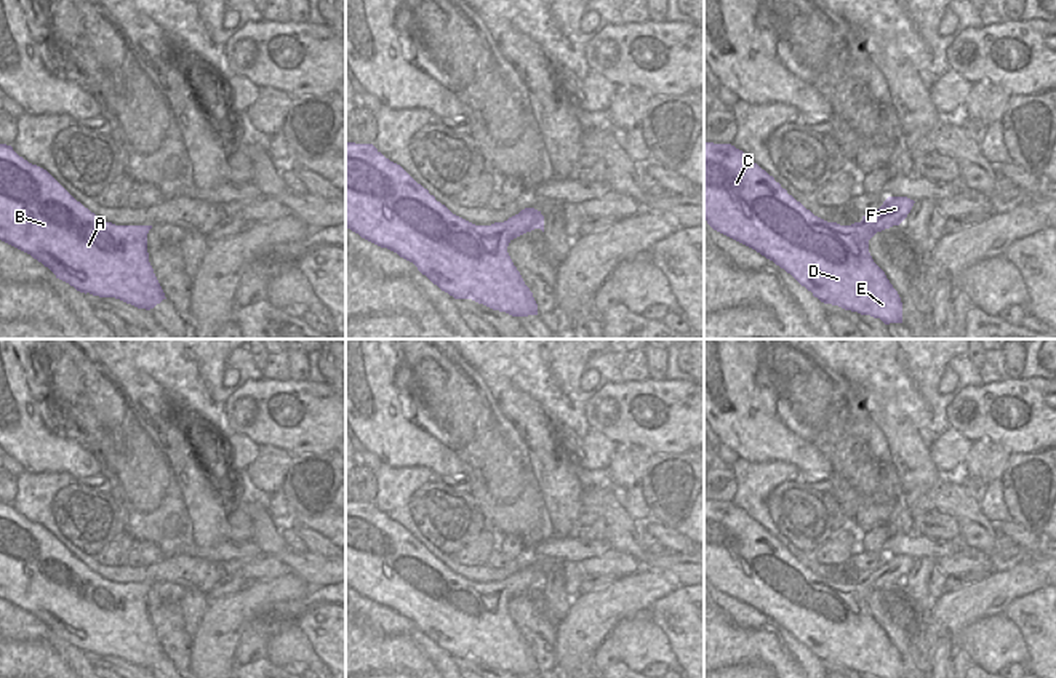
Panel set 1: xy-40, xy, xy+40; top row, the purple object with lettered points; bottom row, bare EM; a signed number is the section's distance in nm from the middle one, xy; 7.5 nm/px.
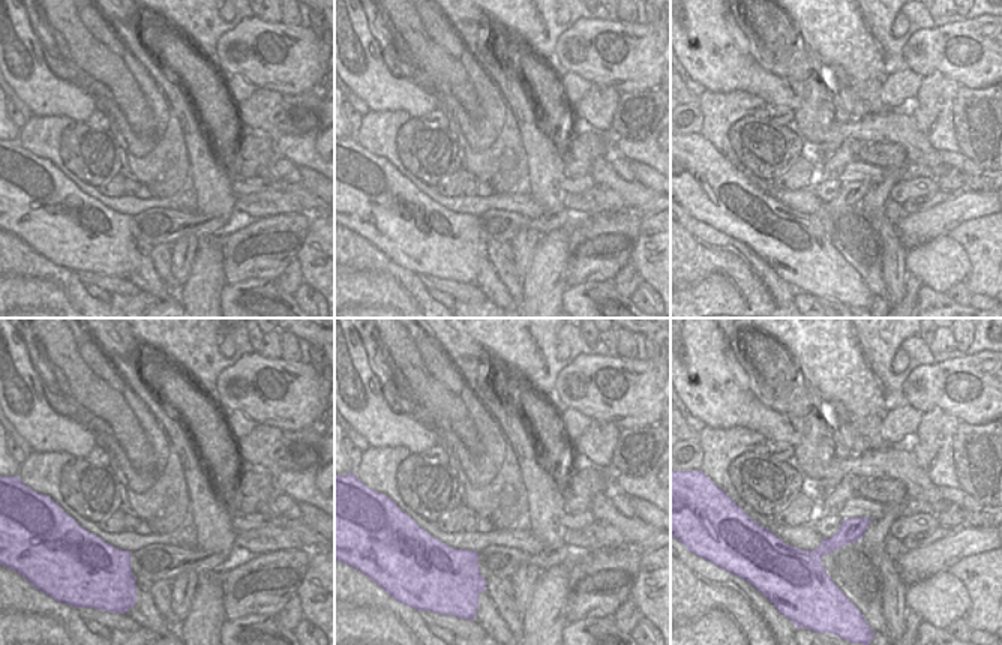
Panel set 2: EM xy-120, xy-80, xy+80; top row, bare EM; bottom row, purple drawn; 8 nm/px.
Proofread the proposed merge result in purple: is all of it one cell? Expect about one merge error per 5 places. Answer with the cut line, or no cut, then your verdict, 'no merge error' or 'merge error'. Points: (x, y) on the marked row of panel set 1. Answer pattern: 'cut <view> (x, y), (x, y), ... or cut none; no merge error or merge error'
cut none; no merge error

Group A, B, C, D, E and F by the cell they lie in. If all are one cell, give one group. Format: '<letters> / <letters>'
A B C D E F

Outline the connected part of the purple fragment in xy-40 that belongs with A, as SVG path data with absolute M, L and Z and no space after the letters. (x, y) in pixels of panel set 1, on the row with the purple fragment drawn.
M0 144L0 240L30 254L80 293L150 310L165 293L147 253L152 225L115 225L77 201L46 170Z

